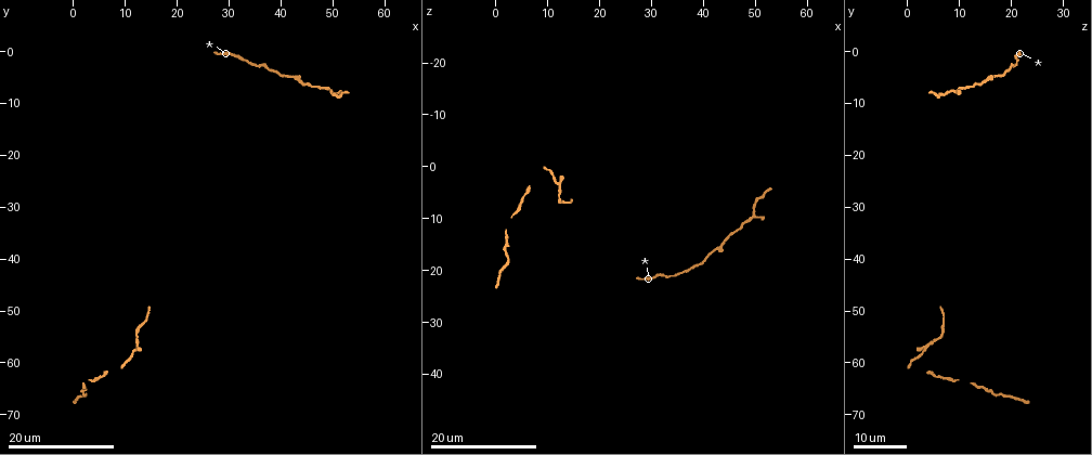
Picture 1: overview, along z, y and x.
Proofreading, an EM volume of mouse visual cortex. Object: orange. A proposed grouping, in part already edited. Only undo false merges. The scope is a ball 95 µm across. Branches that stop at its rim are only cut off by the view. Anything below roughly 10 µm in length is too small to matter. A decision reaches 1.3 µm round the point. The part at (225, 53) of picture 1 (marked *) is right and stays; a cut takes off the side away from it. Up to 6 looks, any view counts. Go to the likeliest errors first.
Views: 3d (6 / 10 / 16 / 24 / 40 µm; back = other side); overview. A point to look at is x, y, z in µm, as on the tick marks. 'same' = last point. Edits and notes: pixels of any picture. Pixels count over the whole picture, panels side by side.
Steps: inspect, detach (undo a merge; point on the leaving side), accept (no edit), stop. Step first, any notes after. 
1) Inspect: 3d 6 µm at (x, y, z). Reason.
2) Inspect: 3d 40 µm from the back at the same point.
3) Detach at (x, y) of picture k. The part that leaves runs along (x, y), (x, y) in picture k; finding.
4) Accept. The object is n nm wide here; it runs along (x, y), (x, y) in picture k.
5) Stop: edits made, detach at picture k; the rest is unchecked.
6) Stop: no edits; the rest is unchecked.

Inspect: 3d 24 µm at (12.0, 54.5, 7.0). Calibre changes.

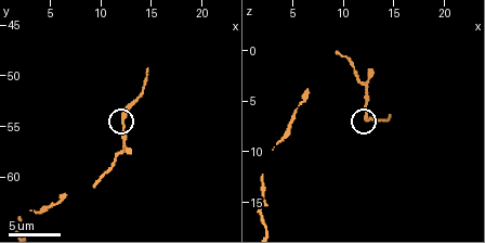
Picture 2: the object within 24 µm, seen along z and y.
Inspect: 3d 10 µm at (12.2, 54.4, 6.8).

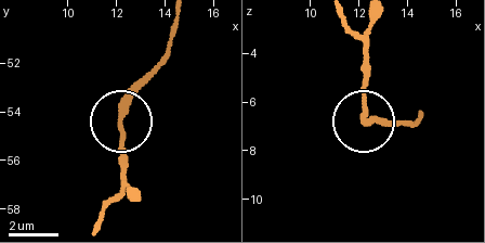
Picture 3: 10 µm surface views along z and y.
Inspect: 3d 6 µm at (12.3, 54.1, 6.8).

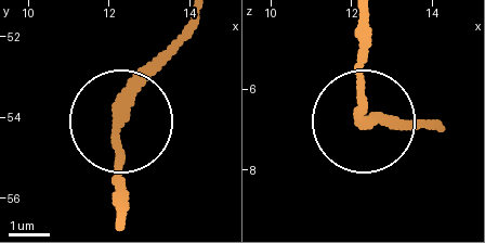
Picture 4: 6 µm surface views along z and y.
Accept. The object is 250 nm wide here; all the same neuron.

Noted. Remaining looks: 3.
Inspect: 3d 16 µm at (43.5, 6.0, 15.0). Sudden change in width.

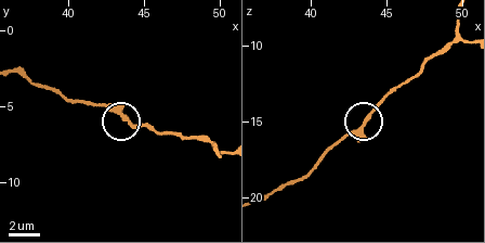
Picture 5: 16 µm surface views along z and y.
Inspect: 3d 6 µm at (43.8, 6.0, 14.6).

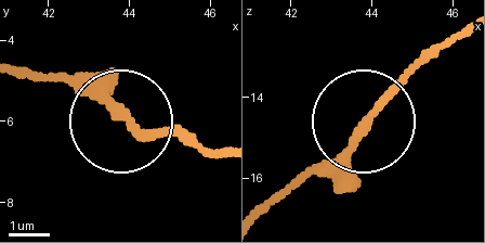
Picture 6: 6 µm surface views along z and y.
Accept. Continuous, no second neuron.

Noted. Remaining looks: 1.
Stop: no edits; the rest is unchecked.

